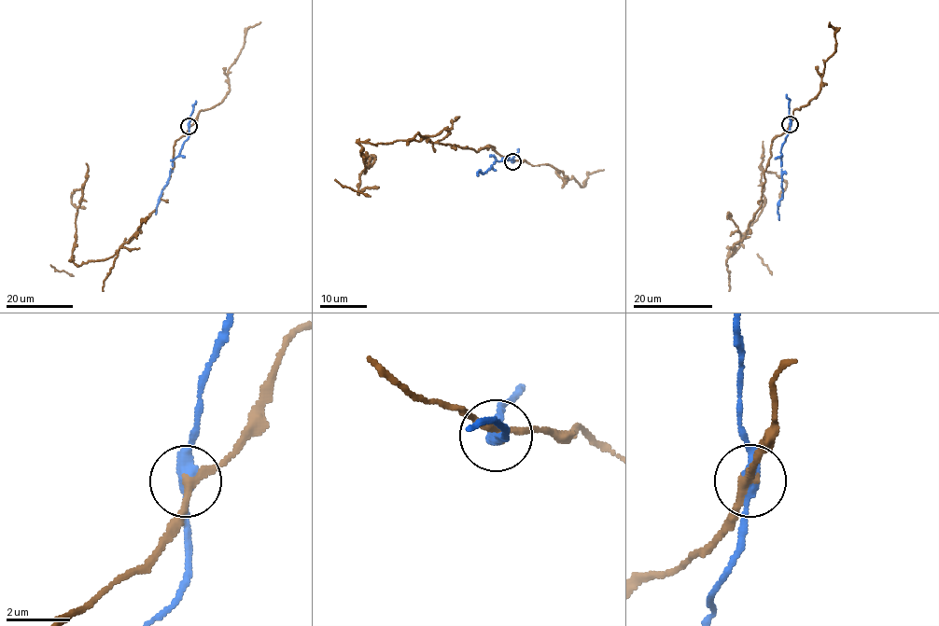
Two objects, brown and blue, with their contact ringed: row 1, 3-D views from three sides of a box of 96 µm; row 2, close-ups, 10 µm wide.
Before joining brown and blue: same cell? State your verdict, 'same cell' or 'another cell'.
another cell

